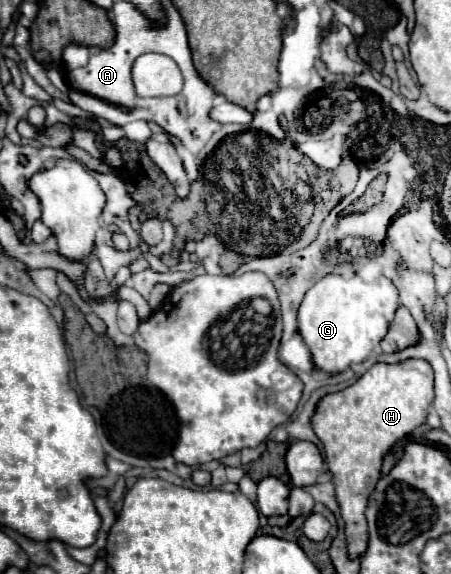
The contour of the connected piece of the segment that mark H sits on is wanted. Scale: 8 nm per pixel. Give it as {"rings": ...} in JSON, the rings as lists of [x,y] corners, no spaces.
{"rings":[[[407,359],[373,365],[355,385],[323,397],[317,405],[313,431],[325,447],[325,463],[335,479],[351,557],[359,557],[367,547],[365,507],[379,481],[383,457],[395,447],[395,443],[427,421],[427,409],[433,399],[433,369],[429,361]]]}

